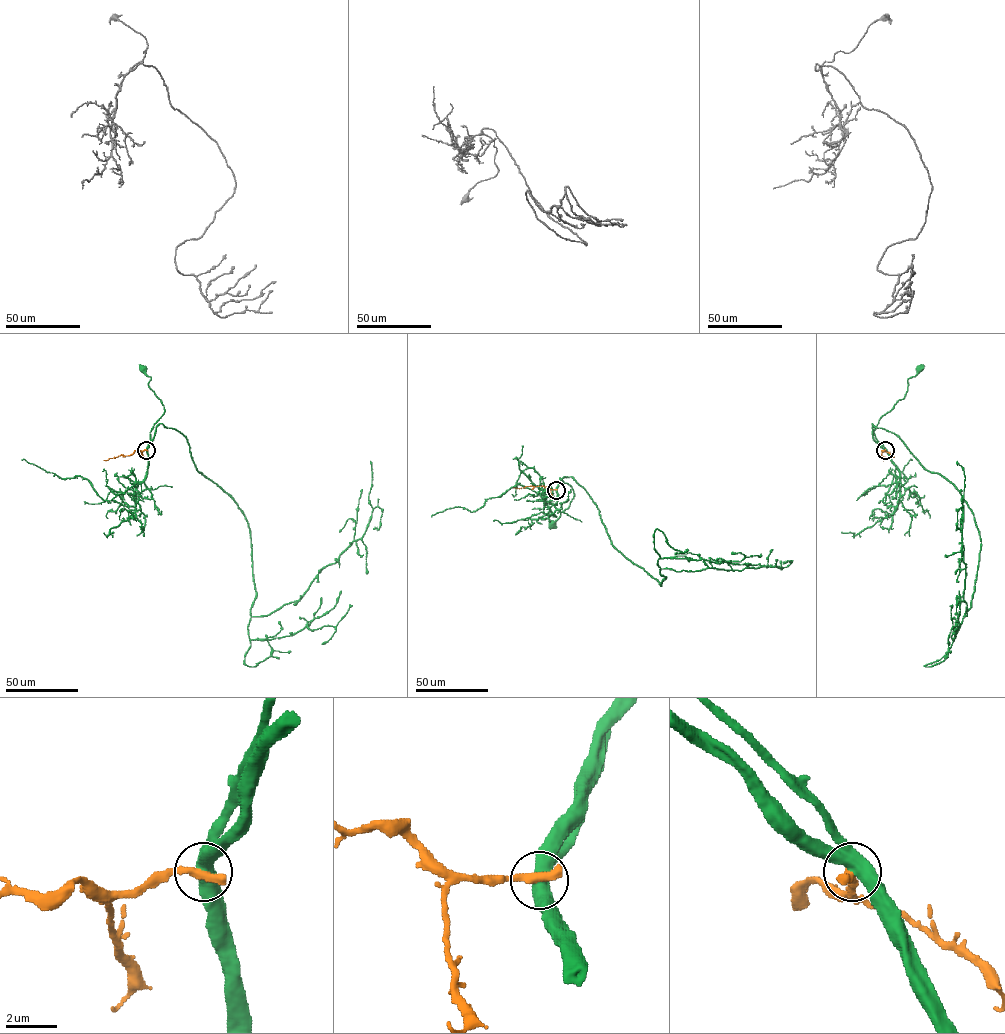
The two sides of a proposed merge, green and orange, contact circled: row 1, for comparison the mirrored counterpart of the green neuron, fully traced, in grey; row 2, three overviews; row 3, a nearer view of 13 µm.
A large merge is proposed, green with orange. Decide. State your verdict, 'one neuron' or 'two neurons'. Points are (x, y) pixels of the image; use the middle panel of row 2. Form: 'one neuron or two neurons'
two neurons

